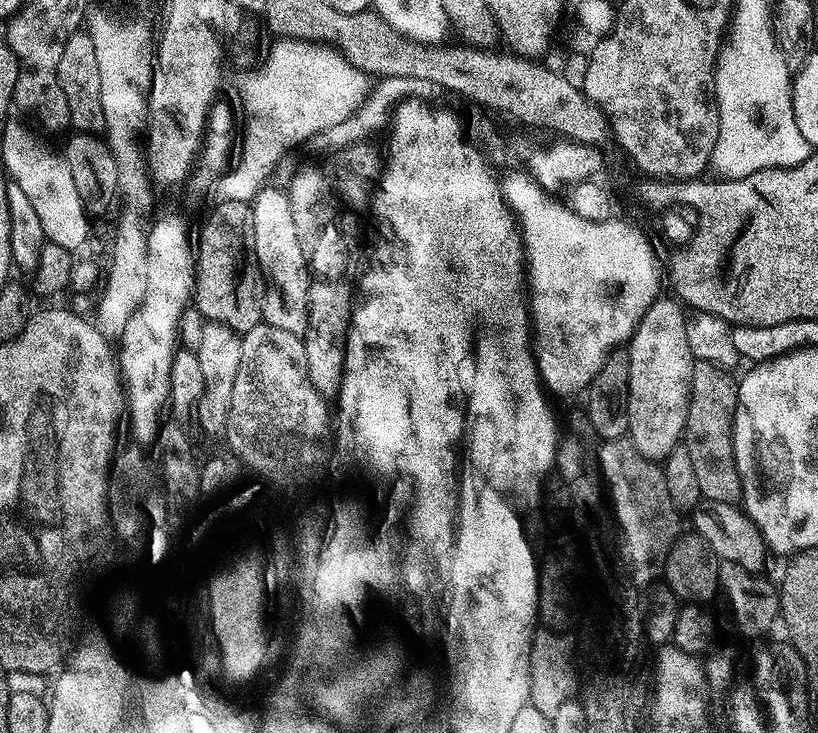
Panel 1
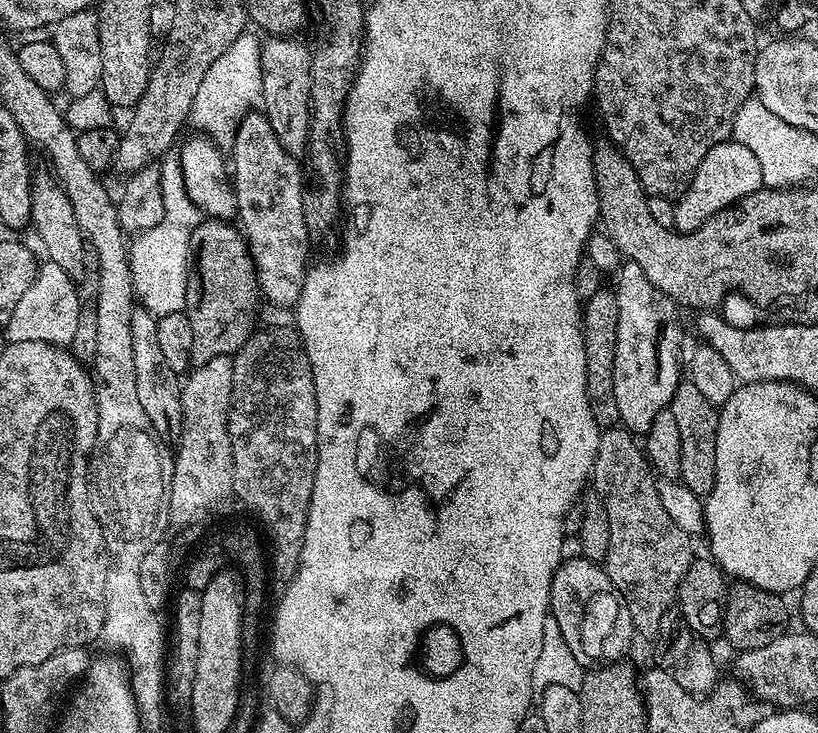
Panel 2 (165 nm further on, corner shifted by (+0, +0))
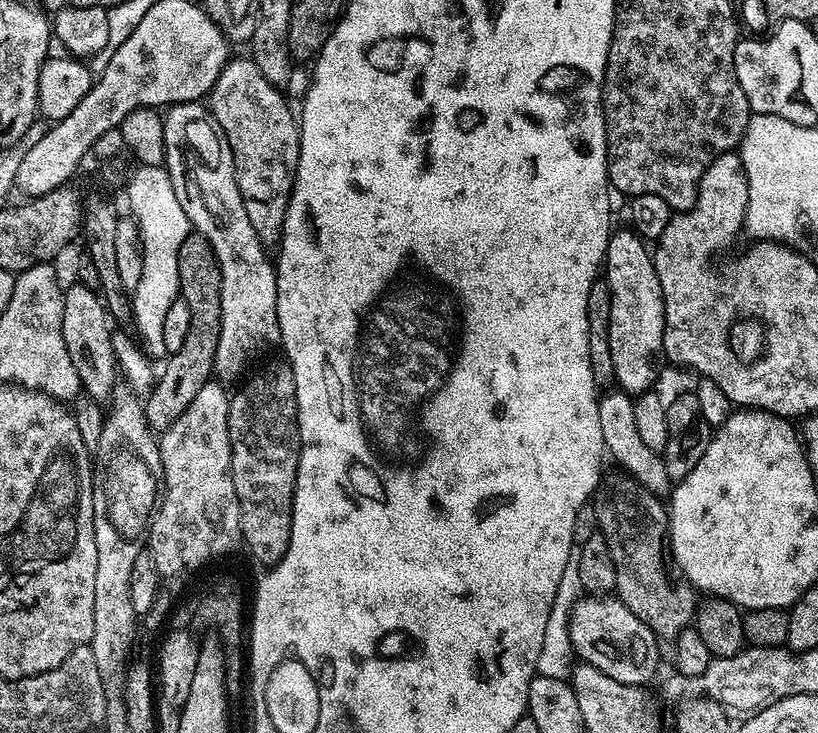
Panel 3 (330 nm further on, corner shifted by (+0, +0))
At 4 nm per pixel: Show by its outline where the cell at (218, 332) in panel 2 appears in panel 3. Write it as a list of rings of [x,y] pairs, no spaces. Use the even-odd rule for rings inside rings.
[[[189,231],[187,238],[178,250],[178,278],[180,279],[179,299],[190,306],[190,331],[182,350],[171,353],[163,361],[164,369],[159,369],[158,379],[152,391],[143,401],[144,417],[153,433],[163,434],[182,418],[186,406],[213,379],[214,354],[218,350],[218,334],[222,318],[222,274],[214,246],[198,231]]]

